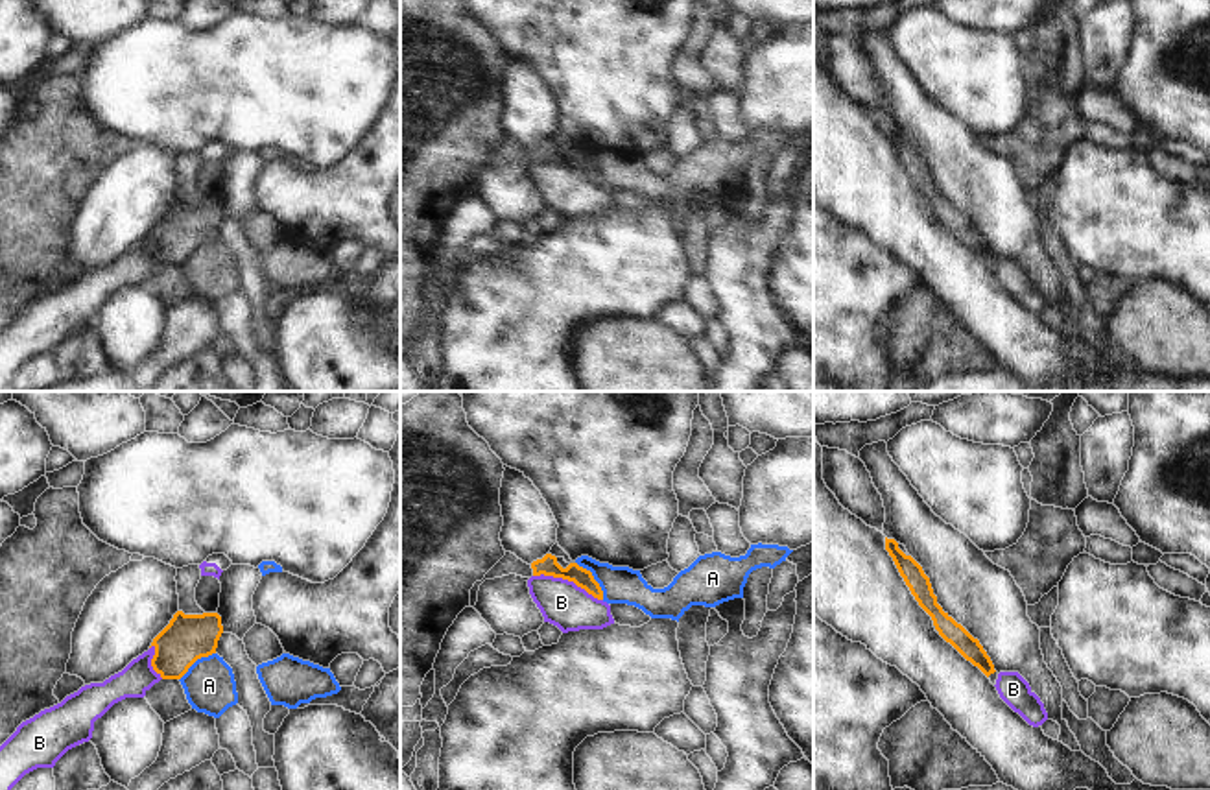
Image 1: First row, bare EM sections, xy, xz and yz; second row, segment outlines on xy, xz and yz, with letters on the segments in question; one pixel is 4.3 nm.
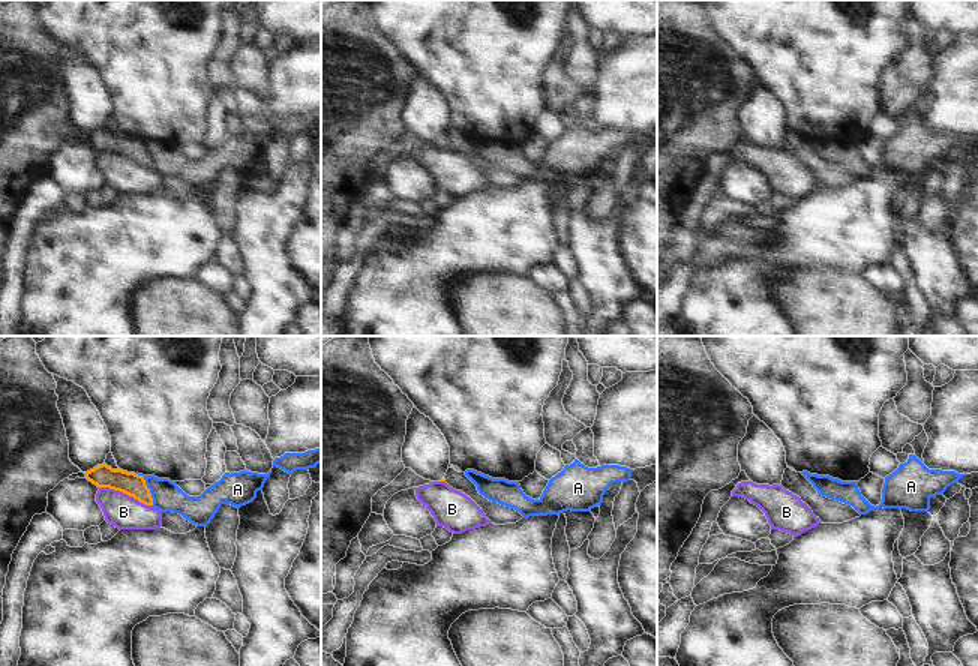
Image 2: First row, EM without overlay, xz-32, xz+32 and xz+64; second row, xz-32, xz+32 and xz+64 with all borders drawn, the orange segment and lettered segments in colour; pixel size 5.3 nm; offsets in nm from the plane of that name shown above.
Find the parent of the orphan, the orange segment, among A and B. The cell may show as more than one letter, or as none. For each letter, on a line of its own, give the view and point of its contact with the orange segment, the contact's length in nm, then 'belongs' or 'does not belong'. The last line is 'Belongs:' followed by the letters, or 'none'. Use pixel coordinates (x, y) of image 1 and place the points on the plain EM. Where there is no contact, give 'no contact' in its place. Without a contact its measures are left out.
A: meets orange in xz at (593, 165); contact 200 nm long; does not belong
B: meets orange in xz at (569, 167); contact 320 nm long; does not belong
Belongs: none

